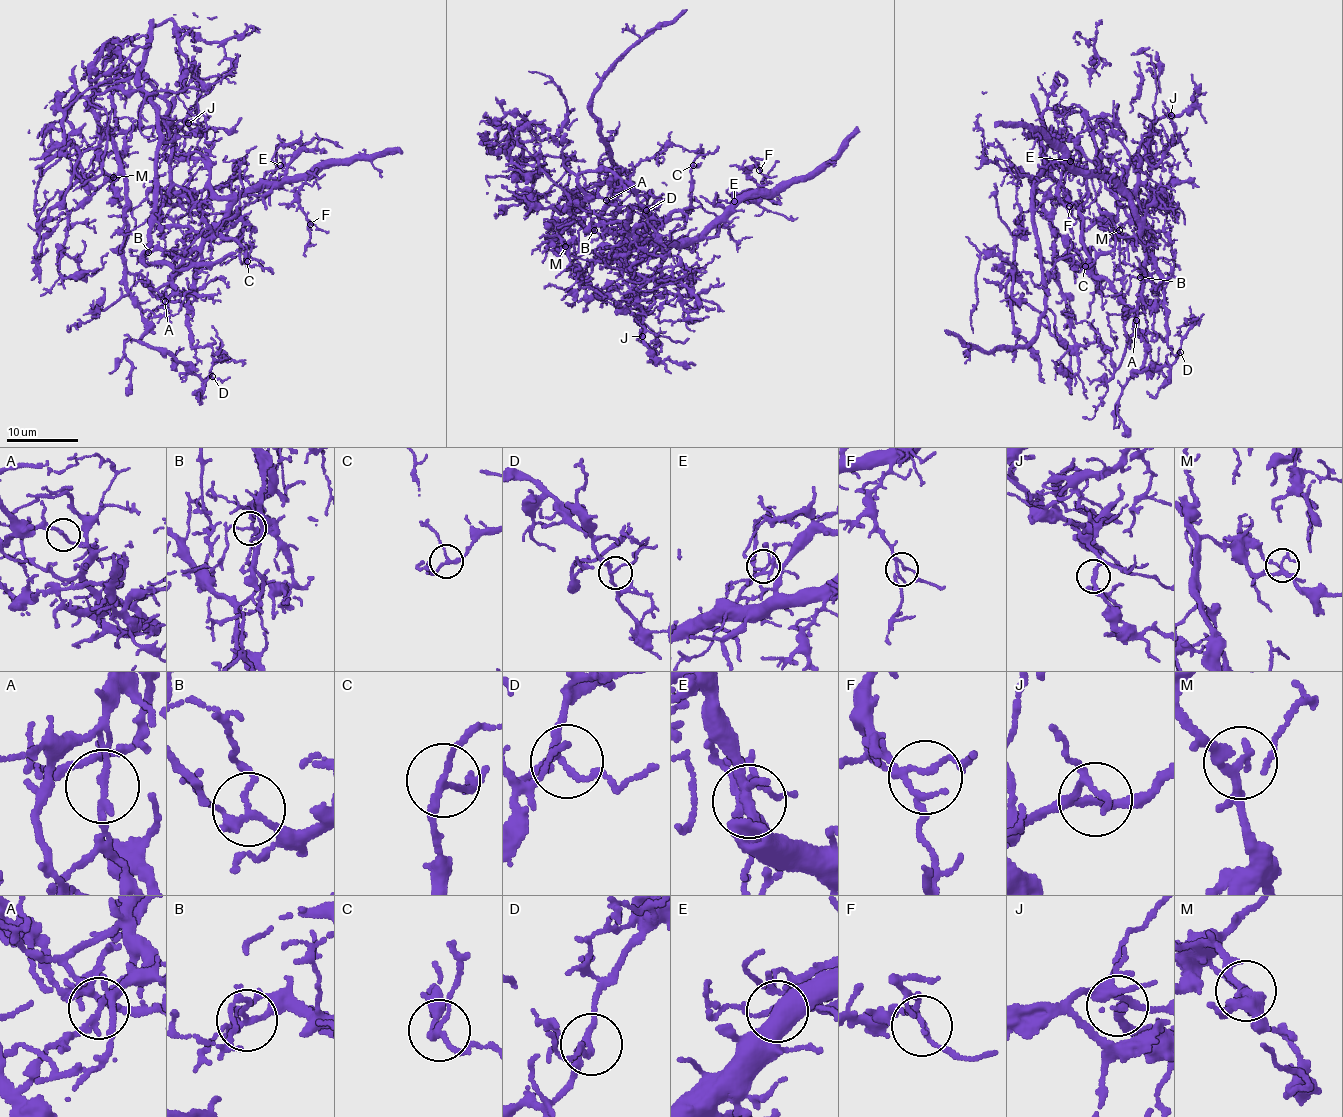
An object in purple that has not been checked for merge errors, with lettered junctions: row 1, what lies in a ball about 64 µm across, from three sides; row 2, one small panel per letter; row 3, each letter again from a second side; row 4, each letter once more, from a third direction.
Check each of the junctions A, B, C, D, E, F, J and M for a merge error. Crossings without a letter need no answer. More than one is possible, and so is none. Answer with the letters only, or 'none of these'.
A

